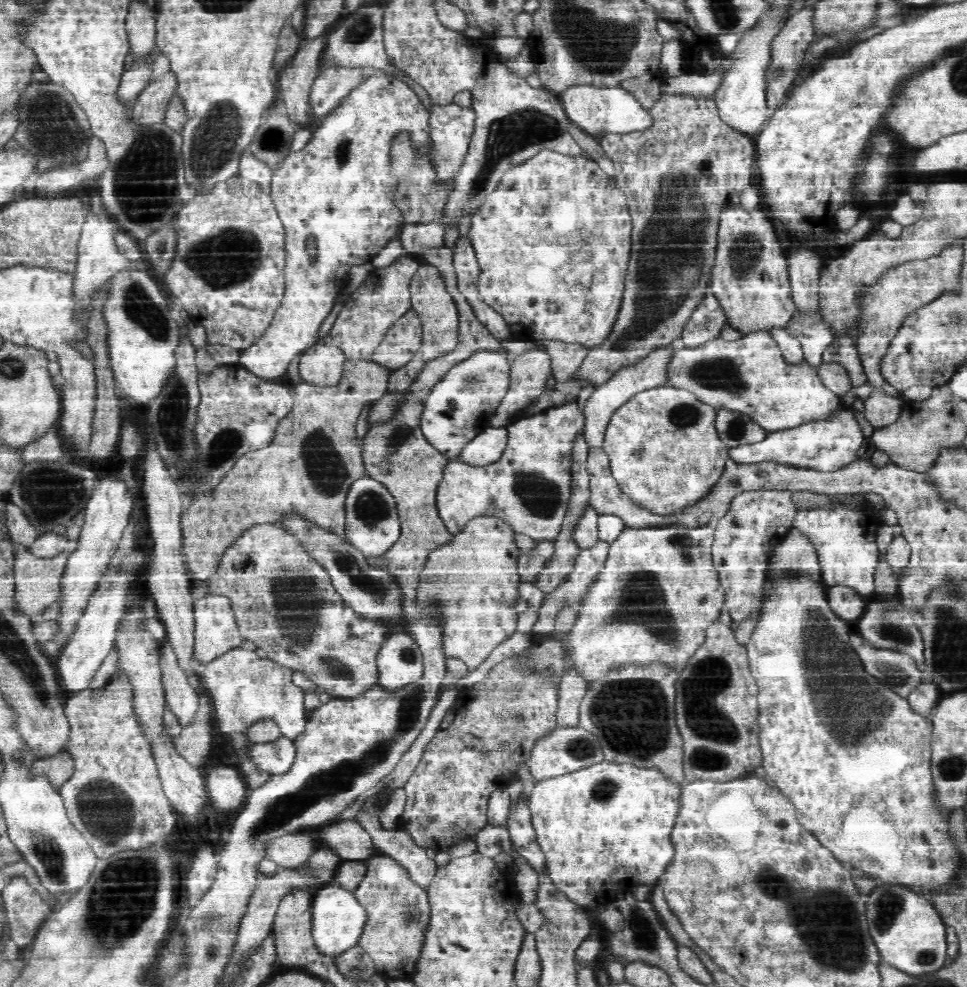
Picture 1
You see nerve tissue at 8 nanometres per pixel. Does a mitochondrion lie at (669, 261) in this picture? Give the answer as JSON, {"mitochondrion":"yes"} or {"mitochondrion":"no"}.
{"mitochondrion":"yes"}

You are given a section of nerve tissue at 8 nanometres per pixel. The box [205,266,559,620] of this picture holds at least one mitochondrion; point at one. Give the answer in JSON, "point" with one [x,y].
{"point":[323,462]}

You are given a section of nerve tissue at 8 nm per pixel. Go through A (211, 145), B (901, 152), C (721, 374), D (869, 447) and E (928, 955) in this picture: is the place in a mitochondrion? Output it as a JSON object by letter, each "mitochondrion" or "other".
{"A":"mitochondrion","B":"other","C":"mitochondrion","D":"other","E":"mitochondrion"}

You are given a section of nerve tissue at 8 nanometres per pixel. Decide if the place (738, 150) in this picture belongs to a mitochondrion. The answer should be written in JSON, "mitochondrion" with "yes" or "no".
{"mitochondrion":"no"}

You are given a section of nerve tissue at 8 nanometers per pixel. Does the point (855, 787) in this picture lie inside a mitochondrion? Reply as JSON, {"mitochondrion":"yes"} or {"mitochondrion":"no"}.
{"mitochondrion":"no"}

